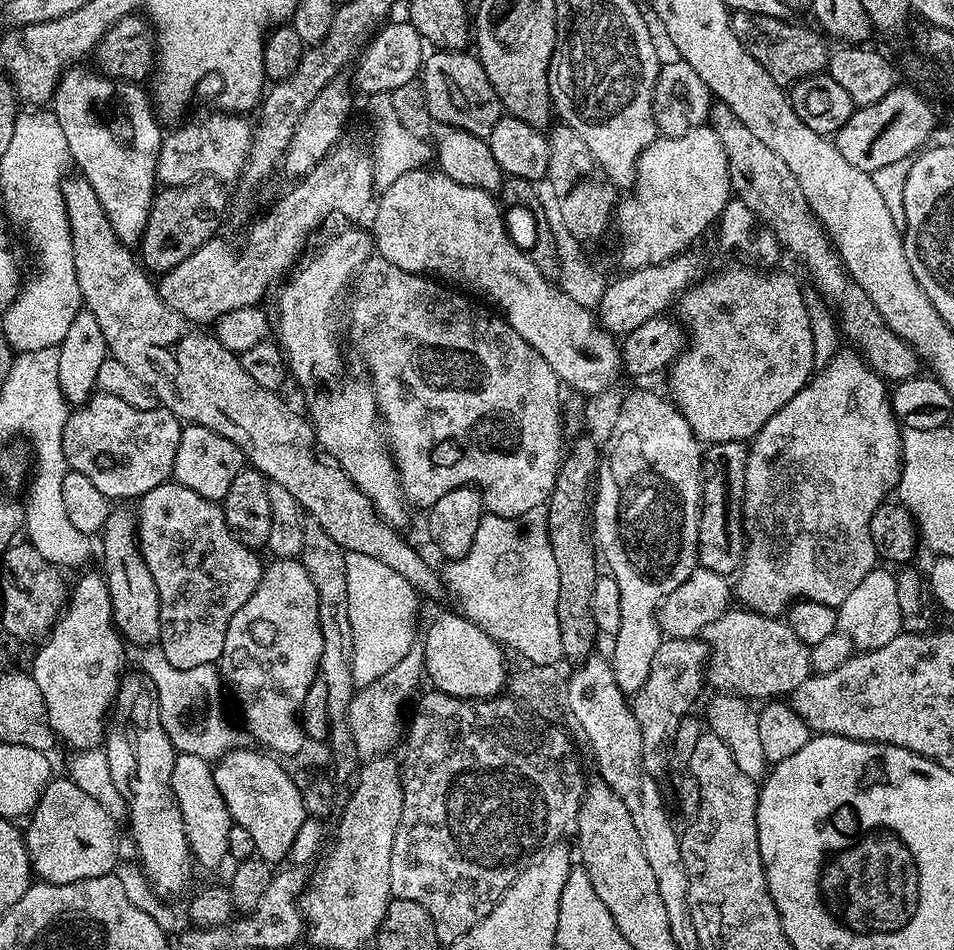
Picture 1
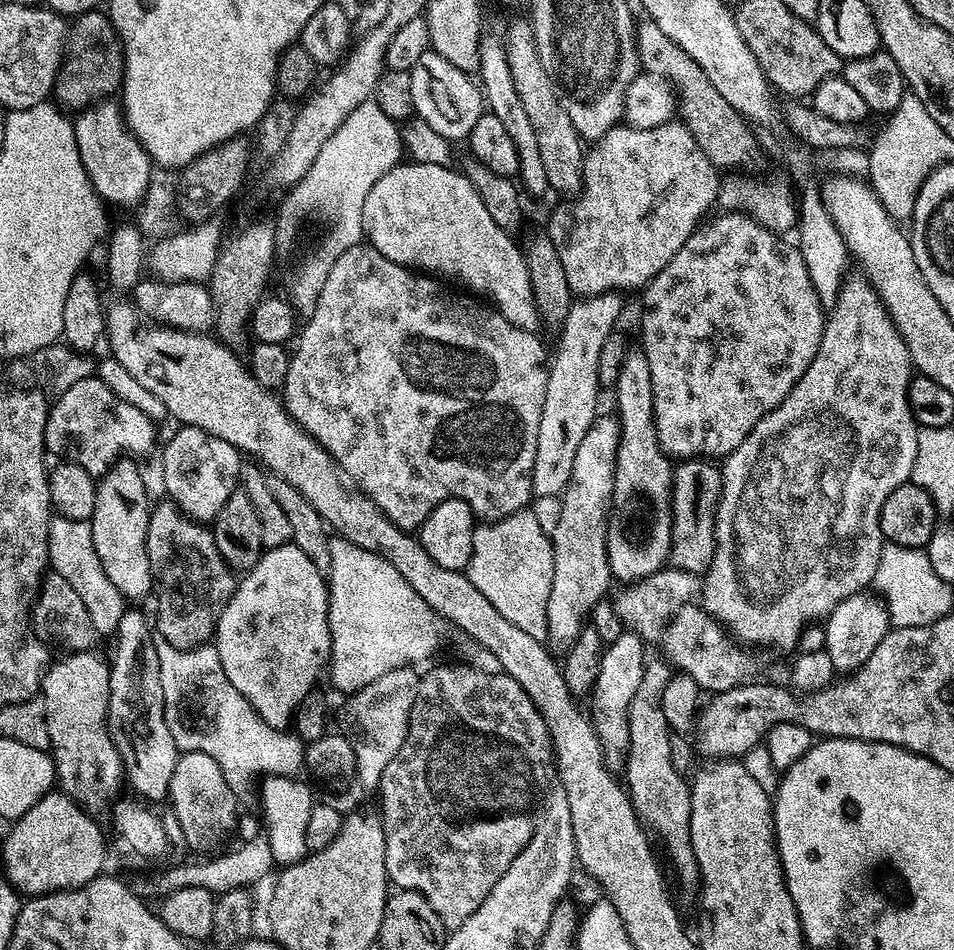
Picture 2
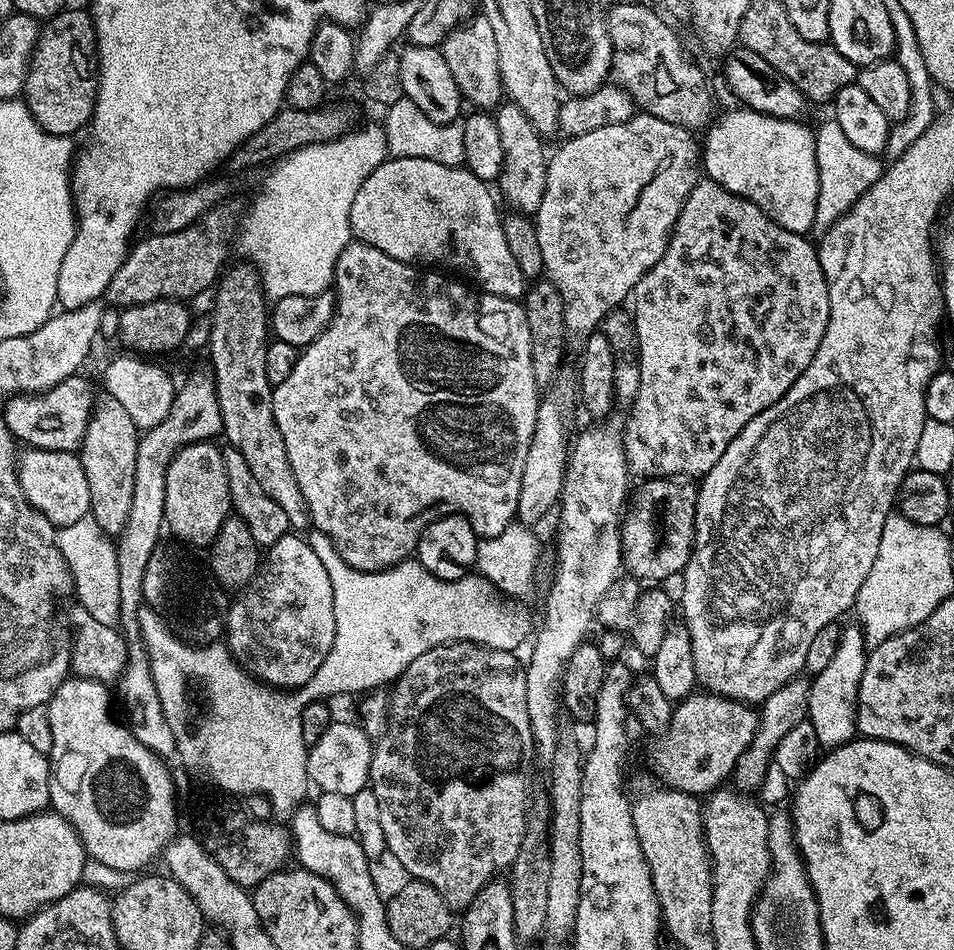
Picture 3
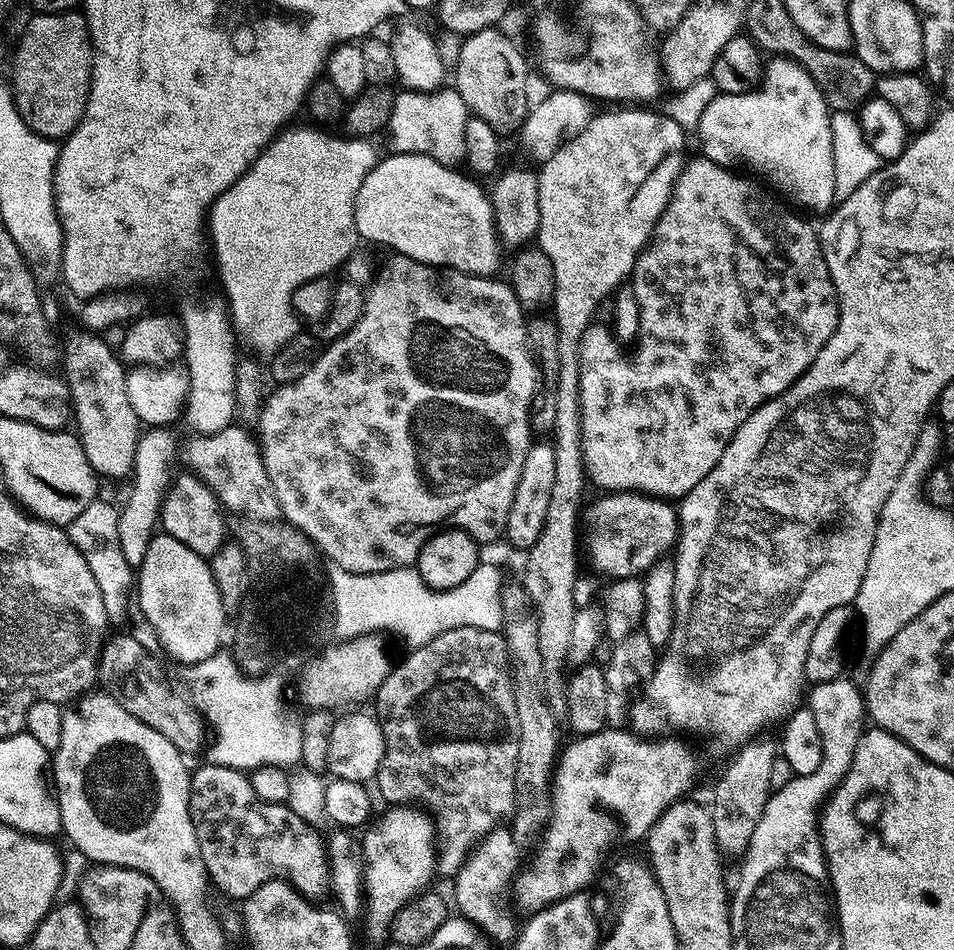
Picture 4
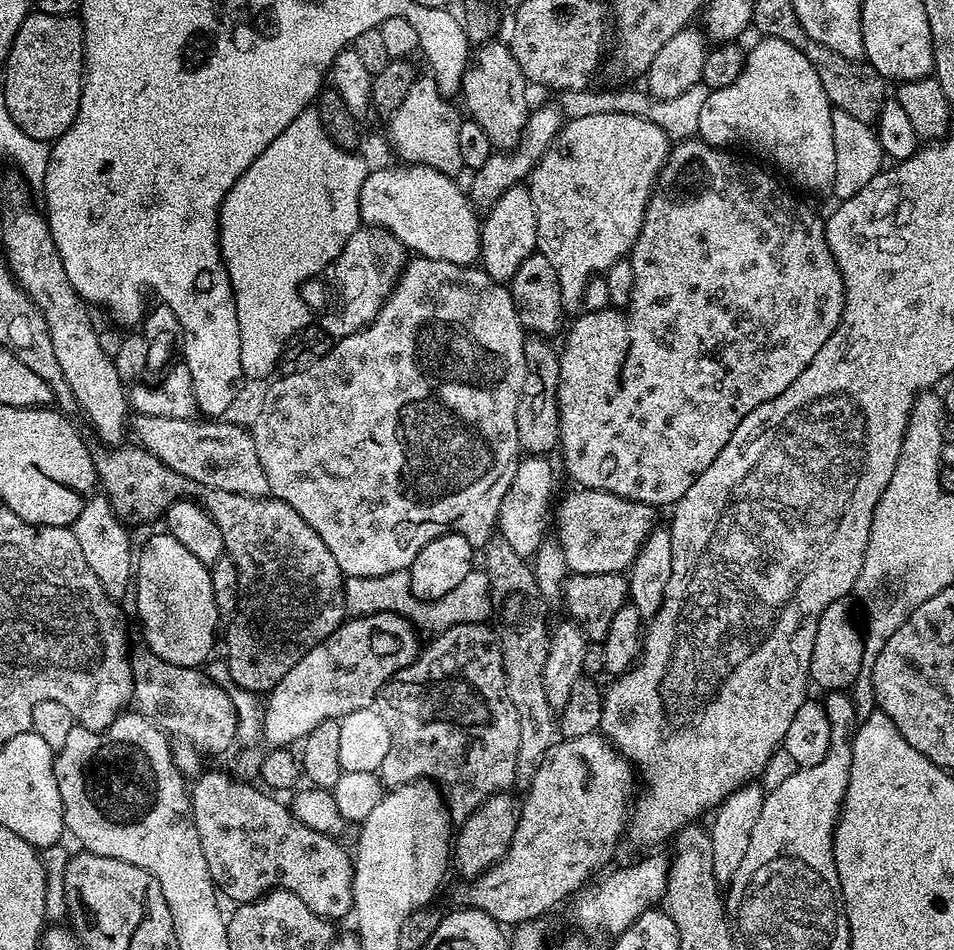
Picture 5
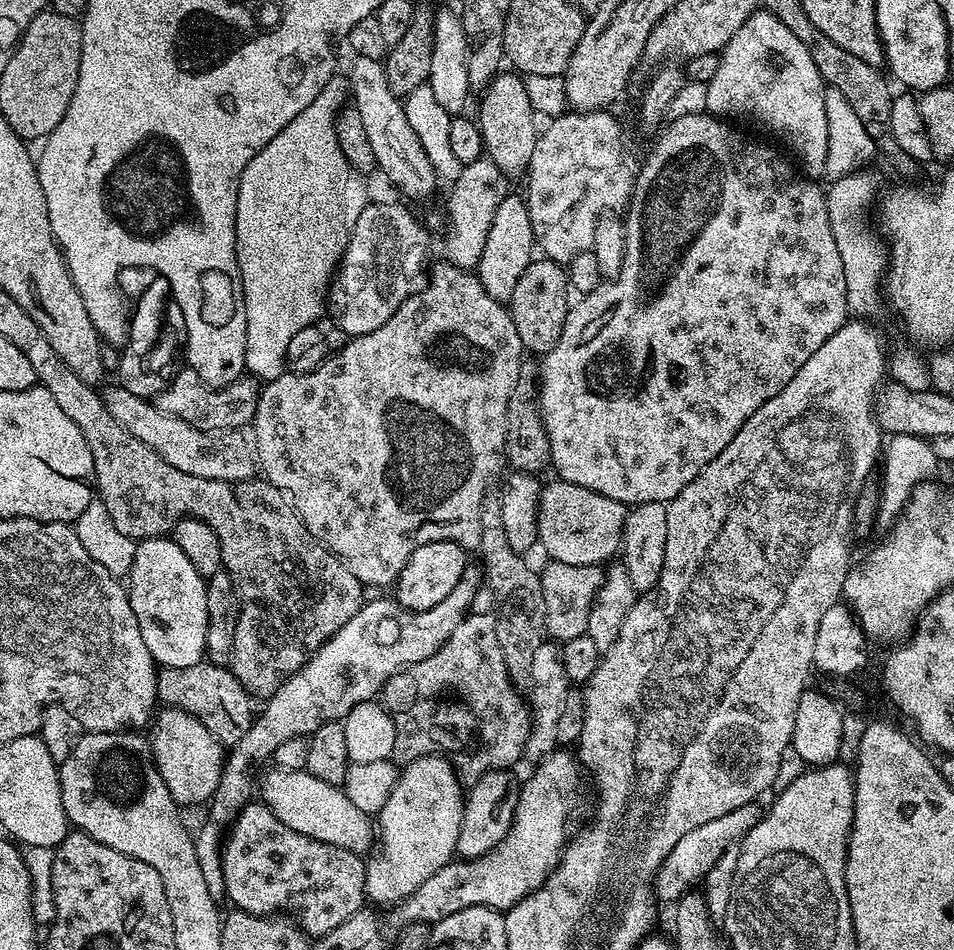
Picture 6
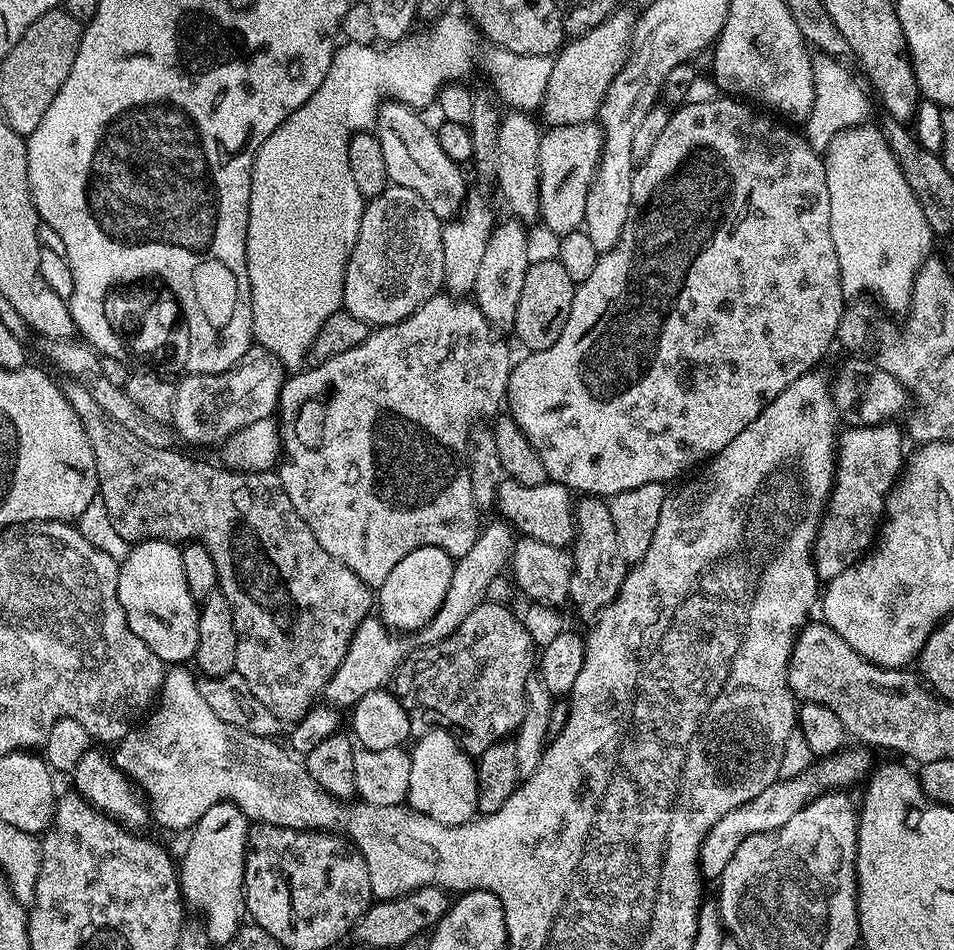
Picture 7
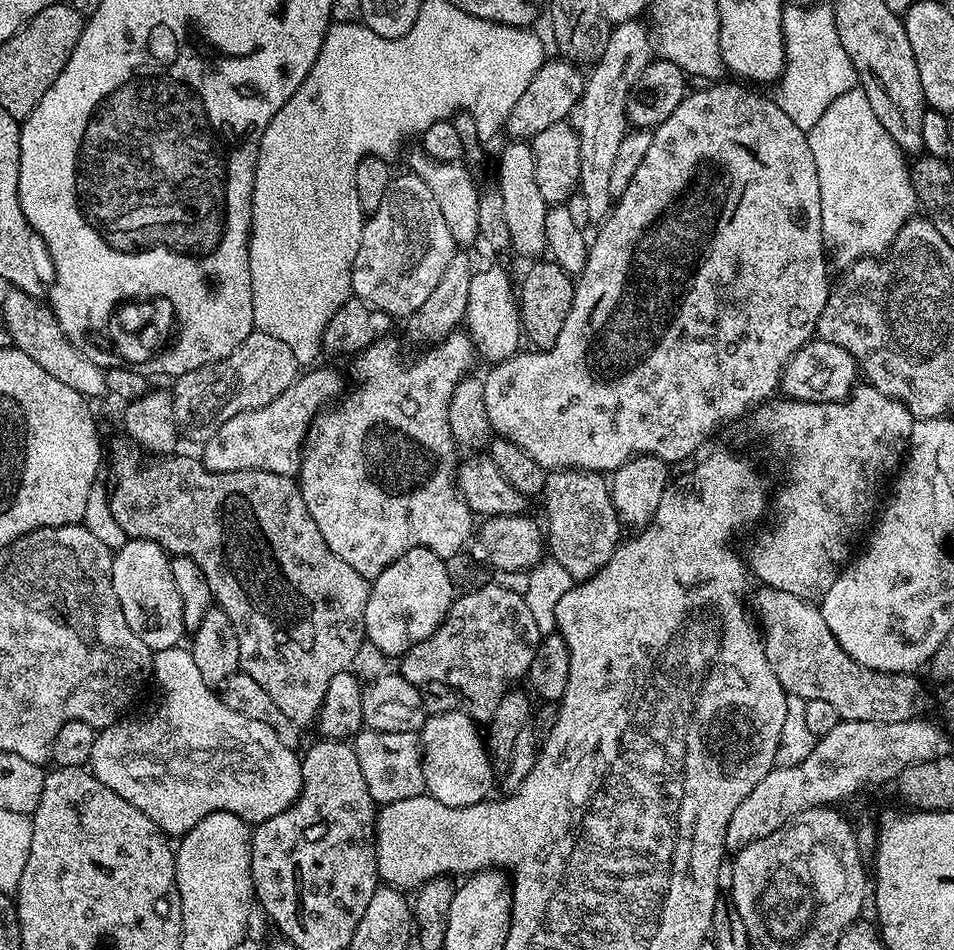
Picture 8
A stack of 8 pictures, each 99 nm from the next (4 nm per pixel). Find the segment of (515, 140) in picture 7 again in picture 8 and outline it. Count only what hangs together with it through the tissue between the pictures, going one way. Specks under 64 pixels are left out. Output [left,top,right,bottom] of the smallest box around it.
[498,142,550,258]

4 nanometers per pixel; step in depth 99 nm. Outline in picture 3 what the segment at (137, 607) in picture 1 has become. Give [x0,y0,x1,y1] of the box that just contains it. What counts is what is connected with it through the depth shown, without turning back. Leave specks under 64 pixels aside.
[78,395,141,538]

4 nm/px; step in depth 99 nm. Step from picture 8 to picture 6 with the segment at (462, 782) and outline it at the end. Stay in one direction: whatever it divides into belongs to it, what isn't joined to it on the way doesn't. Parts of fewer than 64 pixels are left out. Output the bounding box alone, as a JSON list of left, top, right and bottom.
[364,754,466,906]

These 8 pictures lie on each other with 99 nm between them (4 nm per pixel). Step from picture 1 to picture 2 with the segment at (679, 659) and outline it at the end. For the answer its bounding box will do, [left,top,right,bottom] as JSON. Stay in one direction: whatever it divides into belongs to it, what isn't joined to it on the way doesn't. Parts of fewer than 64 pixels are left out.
[622,659,700,887]

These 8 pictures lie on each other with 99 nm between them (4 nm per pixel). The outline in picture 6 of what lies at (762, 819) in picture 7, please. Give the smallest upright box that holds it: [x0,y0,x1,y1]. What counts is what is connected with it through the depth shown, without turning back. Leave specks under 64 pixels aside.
[654,803,763,903]

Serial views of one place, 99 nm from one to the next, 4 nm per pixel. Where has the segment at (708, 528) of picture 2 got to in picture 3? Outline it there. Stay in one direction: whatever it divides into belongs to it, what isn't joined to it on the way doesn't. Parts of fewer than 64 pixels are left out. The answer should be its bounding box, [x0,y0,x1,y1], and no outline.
[620,476,697,582]

